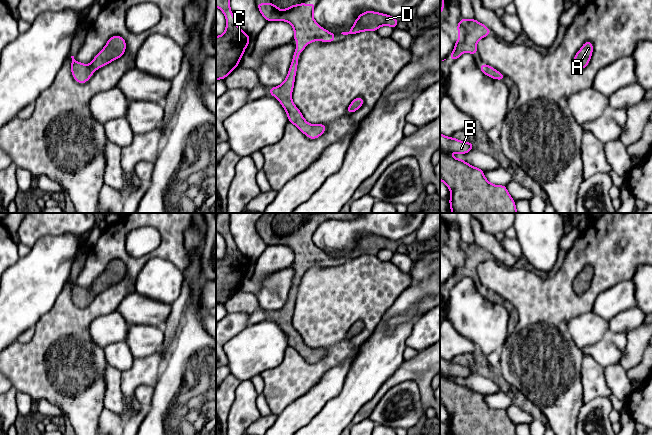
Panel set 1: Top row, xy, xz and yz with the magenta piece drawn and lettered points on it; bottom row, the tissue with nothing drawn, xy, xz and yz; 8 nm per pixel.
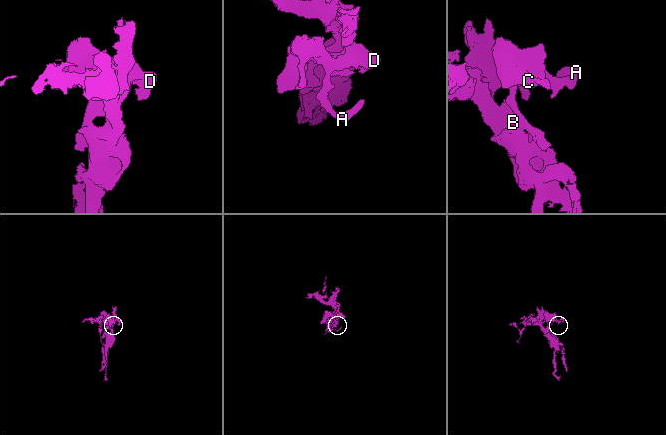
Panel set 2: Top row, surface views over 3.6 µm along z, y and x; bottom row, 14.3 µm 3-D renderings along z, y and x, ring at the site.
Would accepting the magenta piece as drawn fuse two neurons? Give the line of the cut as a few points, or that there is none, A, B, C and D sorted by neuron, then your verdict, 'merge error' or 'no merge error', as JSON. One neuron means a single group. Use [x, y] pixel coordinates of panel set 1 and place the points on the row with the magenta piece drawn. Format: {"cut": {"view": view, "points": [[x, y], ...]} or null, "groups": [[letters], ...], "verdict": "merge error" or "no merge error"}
{"cut": null, "groups": [["A", "B", "C", "D"]], "verdict": "no merge error"}

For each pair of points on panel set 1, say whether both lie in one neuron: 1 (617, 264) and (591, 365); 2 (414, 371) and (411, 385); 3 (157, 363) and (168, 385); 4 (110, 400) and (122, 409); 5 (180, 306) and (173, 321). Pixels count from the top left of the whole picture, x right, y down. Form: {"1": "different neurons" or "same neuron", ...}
{"1": "different neurons", "2": "different neurons", "3": "different neurons", "4": "same neuron", "5": "same neuron"}

